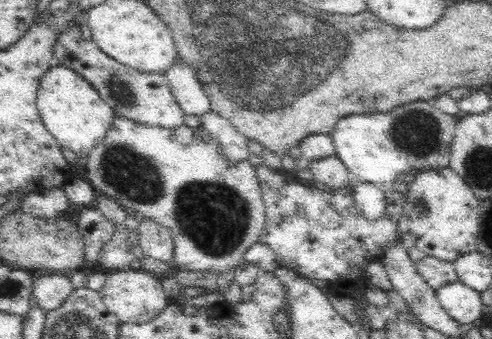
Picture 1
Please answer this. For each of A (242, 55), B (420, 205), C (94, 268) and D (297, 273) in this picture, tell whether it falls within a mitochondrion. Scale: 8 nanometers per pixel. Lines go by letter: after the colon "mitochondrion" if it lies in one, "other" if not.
A: mitochondrion
B: mitochondrion
C: other
D: other

